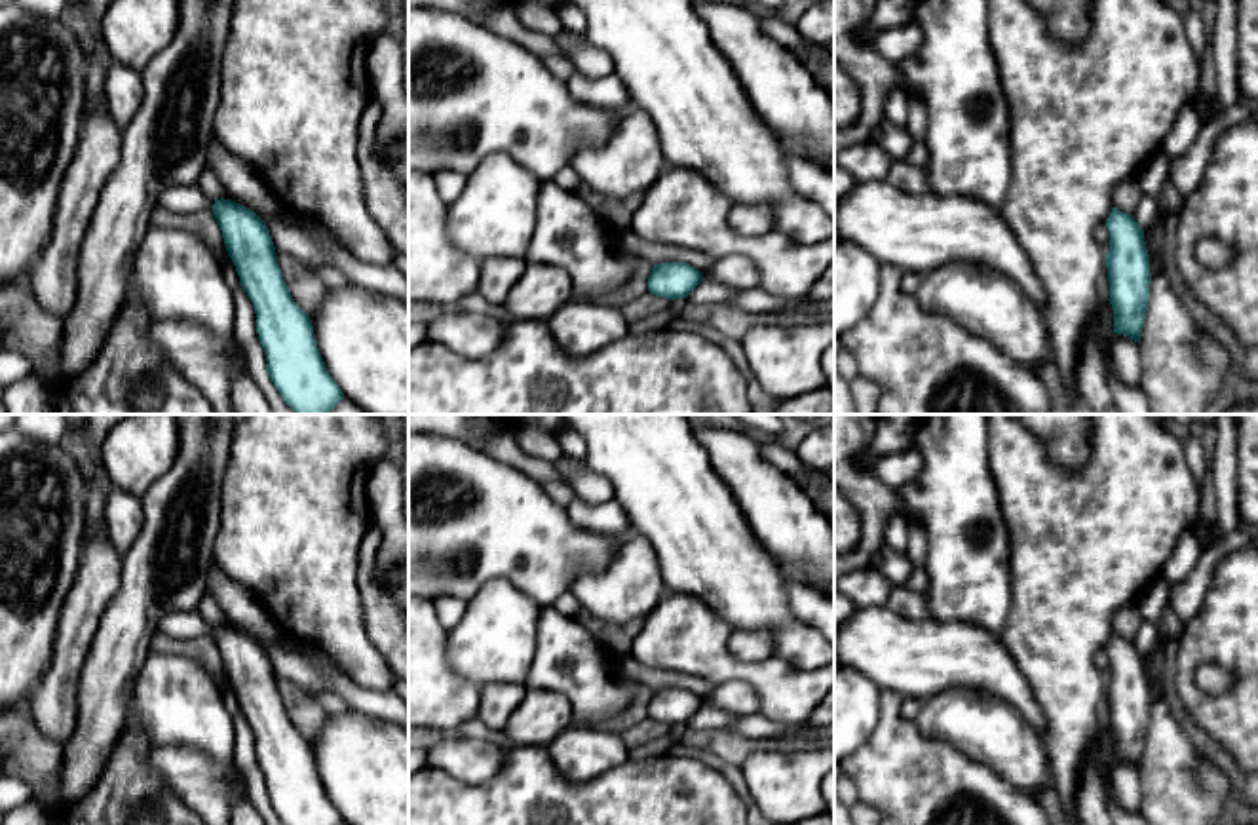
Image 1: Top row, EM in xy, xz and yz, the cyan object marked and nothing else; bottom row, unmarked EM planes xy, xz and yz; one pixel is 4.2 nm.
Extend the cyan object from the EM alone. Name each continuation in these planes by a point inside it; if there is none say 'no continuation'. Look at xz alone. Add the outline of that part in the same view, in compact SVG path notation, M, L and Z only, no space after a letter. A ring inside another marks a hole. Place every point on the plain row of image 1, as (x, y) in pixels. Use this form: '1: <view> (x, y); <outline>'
no continuation

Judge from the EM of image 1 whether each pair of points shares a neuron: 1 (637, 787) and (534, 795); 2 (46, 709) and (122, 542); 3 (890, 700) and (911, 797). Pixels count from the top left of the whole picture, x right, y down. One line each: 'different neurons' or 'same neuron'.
1: same neuron
2: different neurons
3: same neuron

